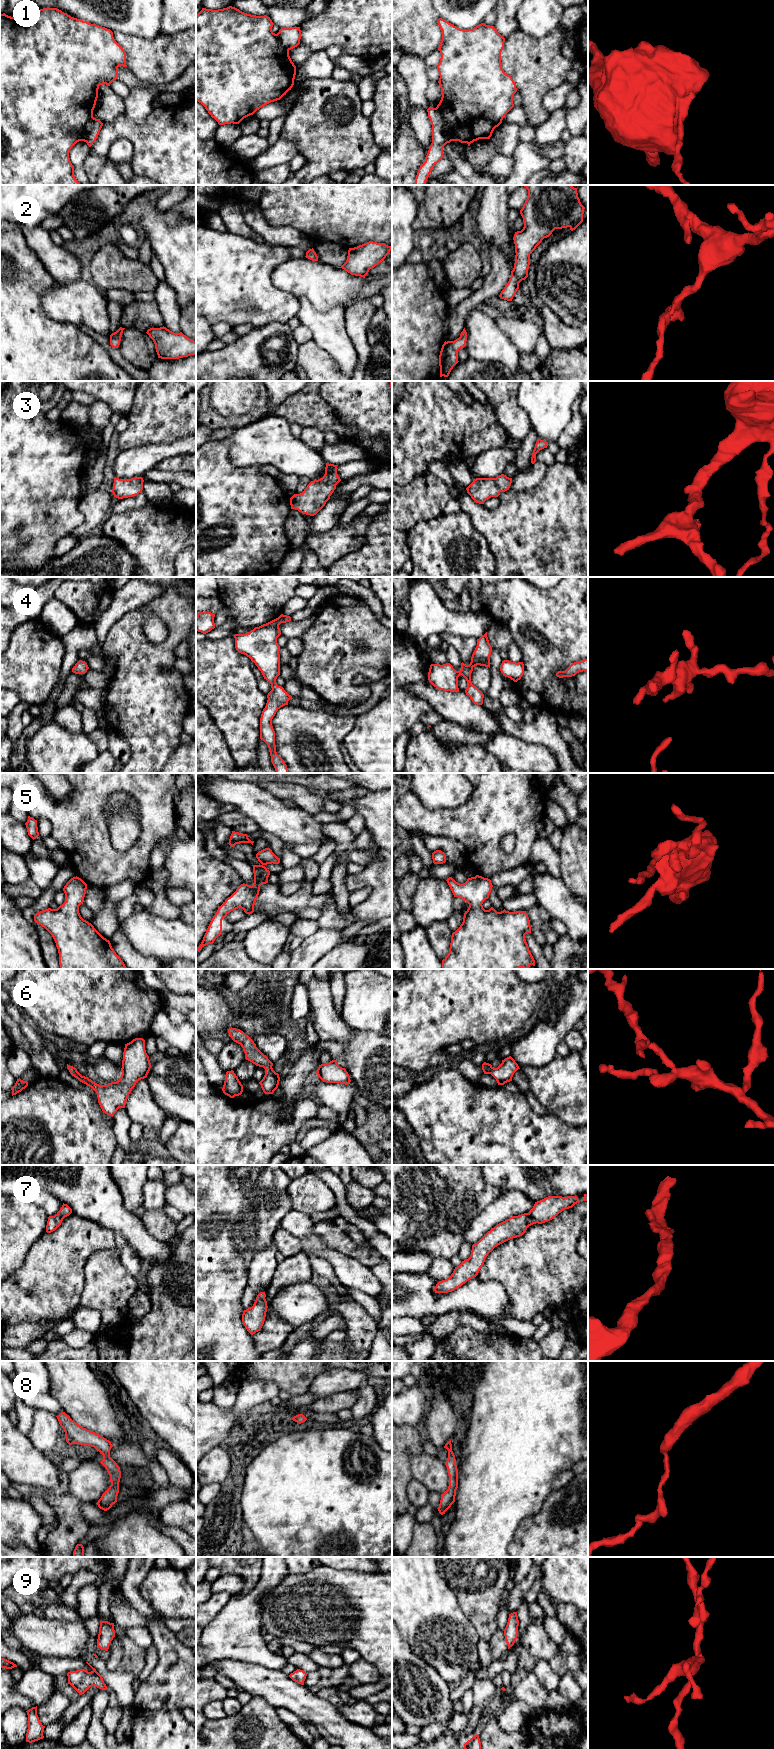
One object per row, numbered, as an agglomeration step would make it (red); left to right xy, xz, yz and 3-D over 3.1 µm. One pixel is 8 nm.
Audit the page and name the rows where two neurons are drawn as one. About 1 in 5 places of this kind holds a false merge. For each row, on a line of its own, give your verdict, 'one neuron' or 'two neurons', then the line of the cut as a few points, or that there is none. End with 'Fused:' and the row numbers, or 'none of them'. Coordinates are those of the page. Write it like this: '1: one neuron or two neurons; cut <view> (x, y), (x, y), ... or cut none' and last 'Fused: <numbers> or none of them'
1: one neuron; cut none
2: one neuron; cut none
3: one neuron; cut none
4: one neuron; cut none
5: one neuron; cut none
6: one neuron; cut none
7: one neuron; cut none
8: one neuron; cut none
9: one neuron; cut none
Fused: none of them

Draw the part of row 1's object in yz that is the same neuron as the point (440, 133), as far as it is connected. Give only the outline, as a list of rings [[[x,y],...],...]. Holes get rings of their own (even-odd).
[[[439,18],[442,40],[438,50],[441,58],[437,65],[441,100],[436,108],[427,109],[432,125],[432,143],[425,162],[418,169],[413,185],[425,185],[433,167],[443,158],[443,148],[451,141],[471,143],[490,139],[505,115],[514,107],[513,96],[517,92],[512,77],[501,66],[501,52],[505,38],[494,26],[481,23],[473,29],[460,29]]]

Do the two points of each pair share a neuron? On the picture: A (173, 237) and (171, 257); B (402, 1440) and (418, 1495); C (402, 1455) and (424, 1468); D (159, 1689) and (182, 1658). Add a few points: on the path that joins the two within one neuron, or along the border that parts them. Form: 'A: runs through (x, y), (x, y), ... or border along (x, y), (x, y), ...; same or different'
A: runs through (173, 242), (173, 252); same
B: border along (412, 1477), (407, 1487), (408, 1501); different
C: border along (423, 1451), (411, 1460), (412, 1477); different
D: runs through (162, 1681), (177, 1666); same

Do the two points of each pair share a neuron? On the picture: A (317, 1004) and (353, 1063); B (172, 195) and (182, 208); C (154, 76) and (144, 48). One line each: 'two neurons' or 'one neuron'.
A: one neuron
B: two neurons
C: one neuron

